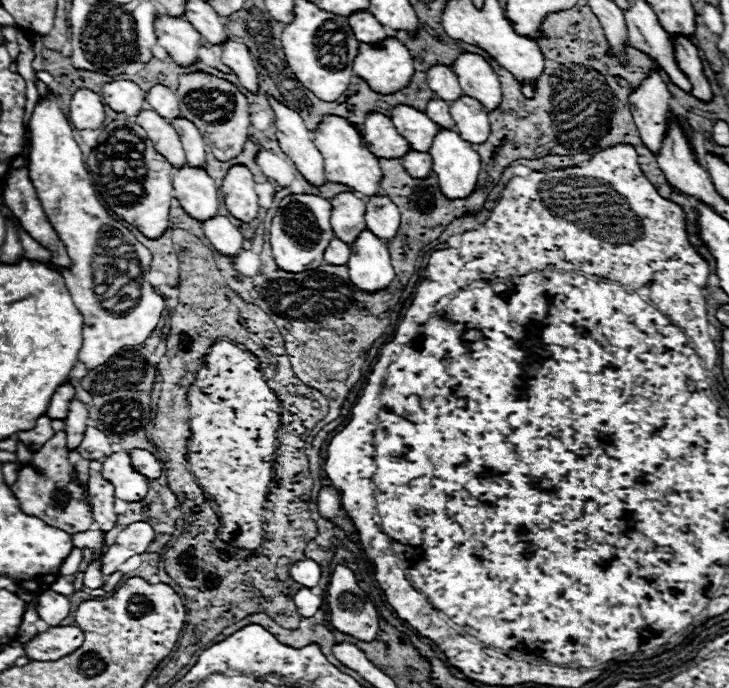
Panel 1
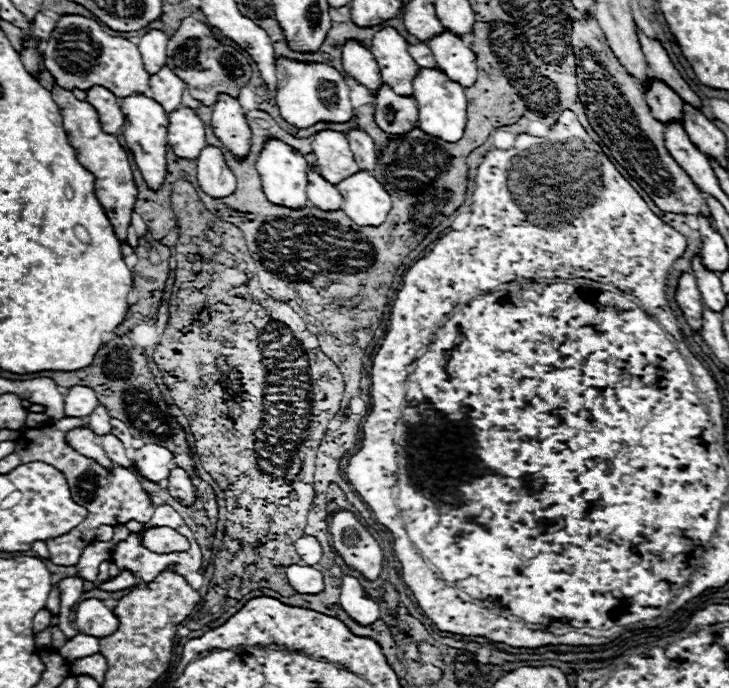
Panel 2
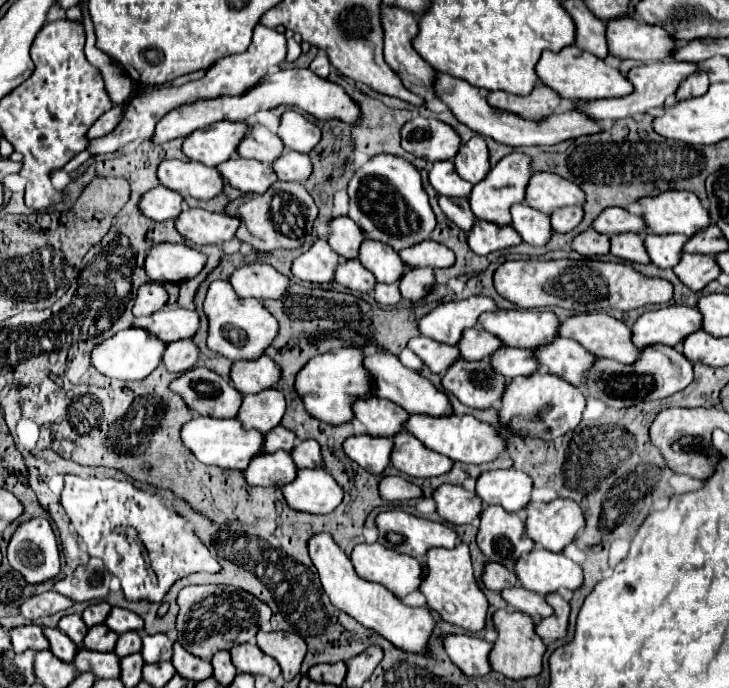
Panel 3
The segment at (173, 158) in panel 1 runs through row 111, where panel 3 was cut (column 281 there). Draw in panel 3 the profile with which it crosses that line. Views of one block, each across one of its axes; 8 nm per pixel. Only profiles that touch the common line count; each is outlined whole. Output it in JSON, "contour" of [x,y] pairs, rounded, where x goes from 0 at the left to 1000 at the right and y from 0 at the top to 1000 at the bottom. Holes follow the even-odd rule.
{"contour":[[[348,177],[348,180],[343,180],[343,186],[340,186],[337,198],[332,201],[332,206],[326,209],[324,221],[329,230],[351,230],[357,235],[373,235],[373,233],[379,233],[379,227],[387,224],[387,215],[390,215],[390,209],[376,192],[365,189],[359,180]]]}

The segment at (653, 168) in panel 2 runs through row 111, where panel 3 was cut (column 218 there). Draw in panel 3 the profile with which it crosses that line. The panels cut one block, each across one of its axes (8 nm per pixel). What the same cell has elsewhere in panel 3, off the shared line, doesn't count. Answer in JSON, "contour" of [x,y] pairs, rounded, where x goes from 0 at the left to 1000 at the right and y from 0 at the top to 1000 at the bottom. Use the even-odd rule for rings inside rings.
{"contour":[[[280,849],[280,852],[255,852],[244,863],[244,933],[266,953],[288,959],[294,948],[299,945],[316,945],[321,936],[335,933],[351,933],[348,924],[357,916],[359,907],[370,901],[370,881],[346,866],[343,860],[335,860],[329,855],[318,852],[296,852],[296,849]]]}

